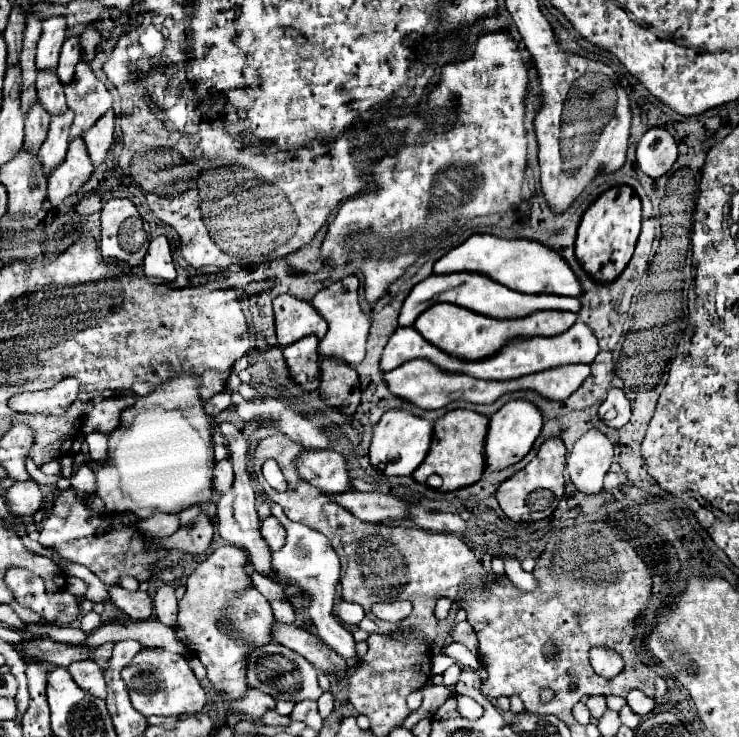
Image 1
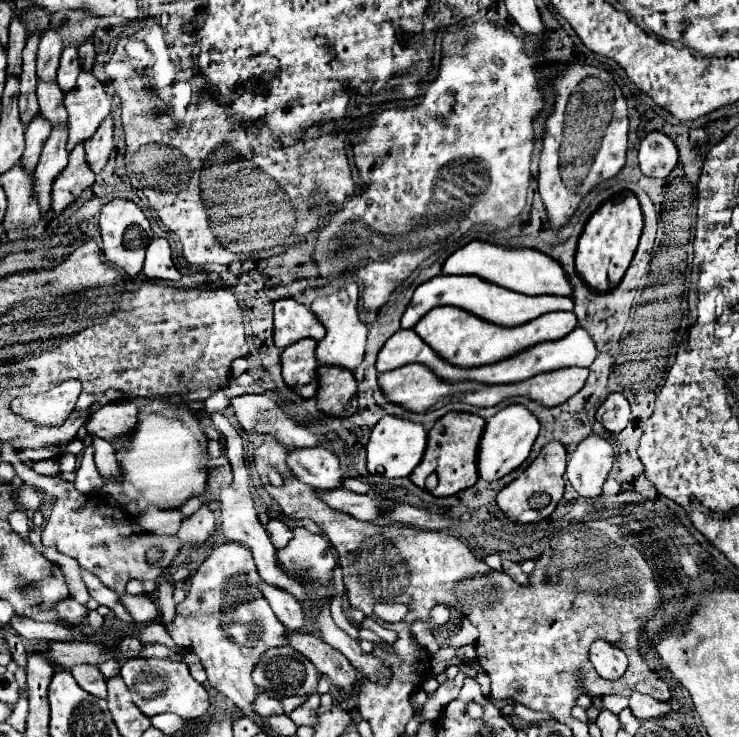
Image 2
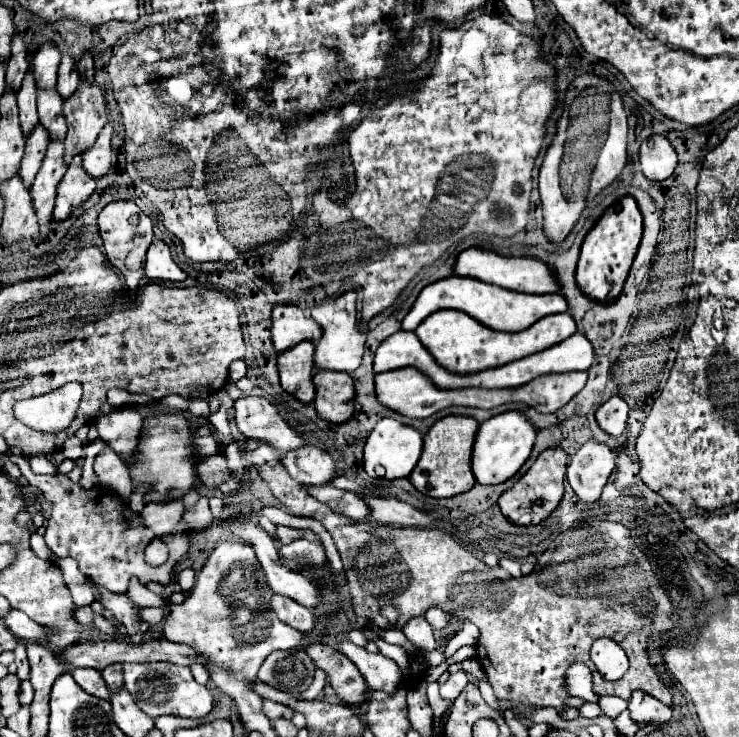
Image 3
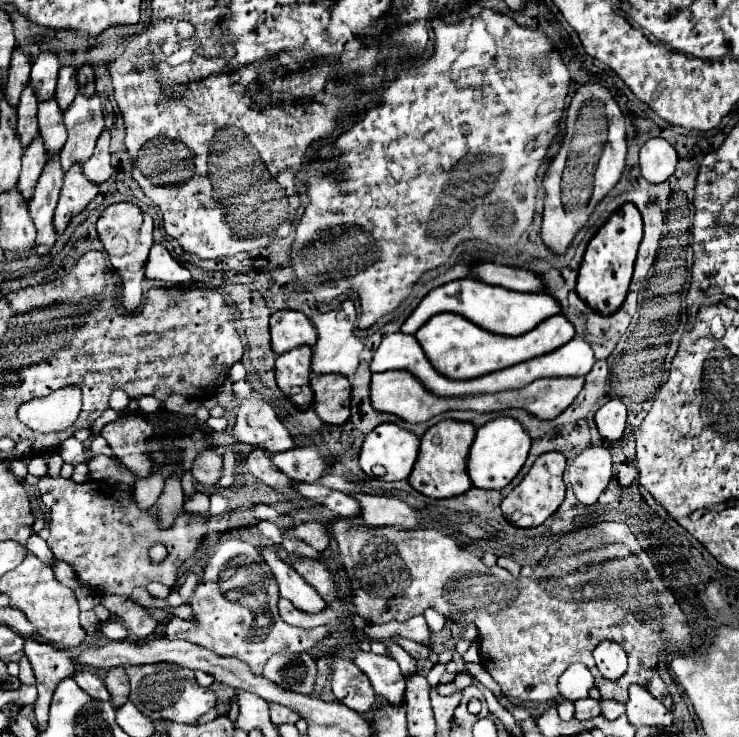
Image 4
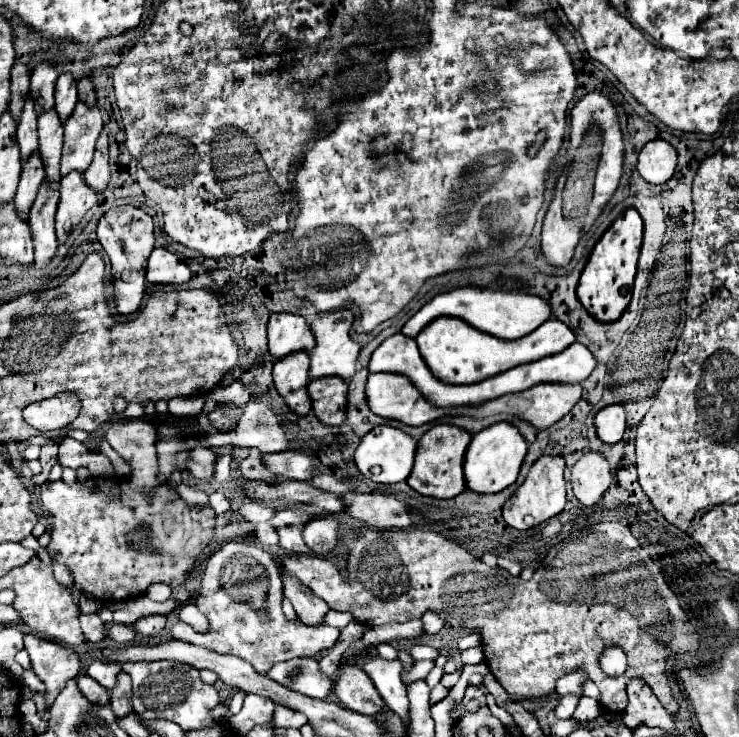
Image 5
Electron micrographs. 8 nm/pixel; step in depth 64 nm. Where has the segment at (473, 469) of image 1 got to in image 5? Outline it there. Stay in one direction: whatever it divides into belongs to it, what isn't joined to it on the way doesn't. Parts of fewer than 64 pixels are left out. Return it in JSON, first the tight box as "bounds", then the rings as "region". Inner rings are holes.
{"bounds":[406,424,472,498],"region":[[[438,424],[434,428],[430,428],[418,442],[414,468],[406,482],[416,492],[420,492],[424,496],[432,496],[432,498],[454,498],[454,496],[462,494],[466,490],[464,454],[466,454],[470,440],[472,440],[472,434],[468,430],[452,426],[452,424]]]}

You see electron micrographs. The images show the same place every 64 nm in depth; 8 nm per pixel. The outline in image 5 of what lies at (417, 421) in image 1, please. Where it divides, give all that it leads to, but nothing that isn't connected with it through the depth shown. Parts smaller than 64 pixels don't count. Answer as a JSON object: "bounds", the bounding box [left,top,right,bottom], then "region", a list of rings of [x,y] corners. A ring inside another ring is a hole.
{"bounds":[354,426,416,484],"region":[[[376,426],[372,432],[368,432],[360,446],[356,448],[356,454],[354,454],[354,462],[358,466],[358,470],[368,476],[370,480],[378,482],[378,484],[392,484],[392,482],[402,482],[408,478],[410,470],[412,470],[412,464],[414,464],[414,454],[416,454],[416,440],[402,432],[400,428],[394,428],[394,426]],[[372,466],[380,466],[382,468],[382,474],[374,476],[370,472]]]}

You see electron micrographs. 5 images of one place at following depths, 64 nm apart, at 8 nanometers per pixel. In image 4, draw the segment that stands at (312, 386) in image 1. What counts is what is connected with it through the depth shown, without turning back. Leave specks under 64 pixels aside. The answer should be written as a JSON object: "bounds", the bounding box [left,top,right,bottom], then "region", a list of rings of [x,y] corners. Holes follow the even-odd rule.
{"bounds":[276,346,314,408],"region":[[[310,346],[294,348],[276,358],[276,382],[298,408],[308,408],[314,398],[314,392],[310,388],[310,360]]]}

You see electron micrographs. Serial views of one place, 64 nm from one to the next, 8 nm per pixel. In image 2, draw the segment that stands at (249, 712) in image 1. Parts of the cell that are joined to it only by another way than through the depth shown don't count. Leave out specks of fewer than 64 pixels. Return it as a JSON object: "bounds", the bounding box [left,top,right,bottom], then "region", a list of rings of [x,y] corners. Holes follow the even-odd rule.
{"bounds":[252,692,282,718],"region":[[[258,692],[254,702],[252,702],[252,710],[254,714],[266,718],[266,716],[274,716],[274,714],[282,714],[282,704],[278,698],[272,698],[264,692]]]}

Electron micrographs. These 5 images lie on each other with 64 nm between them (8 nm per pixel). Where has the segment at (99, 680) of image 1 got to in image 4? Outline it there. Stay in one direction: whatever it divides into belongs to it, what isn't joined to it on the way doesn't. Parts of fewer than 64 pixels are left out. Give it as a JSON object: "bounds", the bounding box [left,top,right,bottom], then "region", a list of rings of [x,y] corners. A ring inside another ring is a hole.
{"bounds":[74,668,110,700],"region":[[[80,668],[76,674],[74,674],[74,680],[78,686],[82,686],[82,690],[86,694],[90,694],[92,698],[96,700],[110,700],[110,694],[102,682],[102,678],[96,674],[96,672],[90,672],[88,668]]]}

